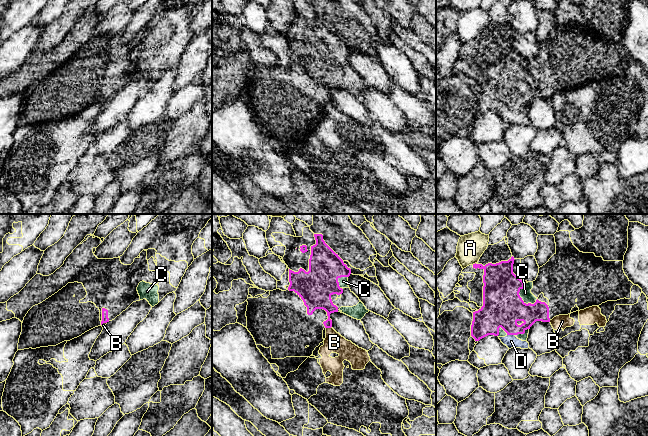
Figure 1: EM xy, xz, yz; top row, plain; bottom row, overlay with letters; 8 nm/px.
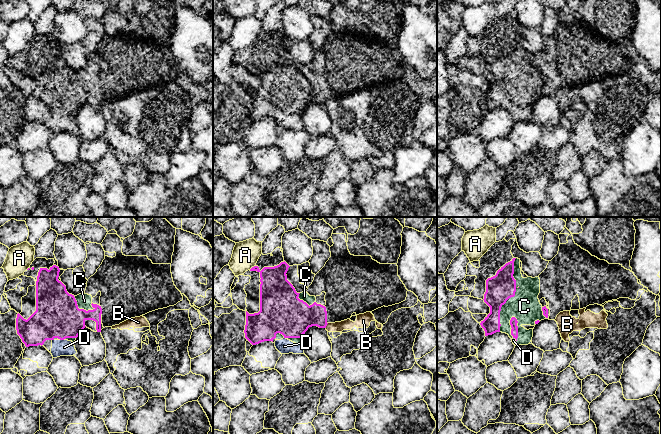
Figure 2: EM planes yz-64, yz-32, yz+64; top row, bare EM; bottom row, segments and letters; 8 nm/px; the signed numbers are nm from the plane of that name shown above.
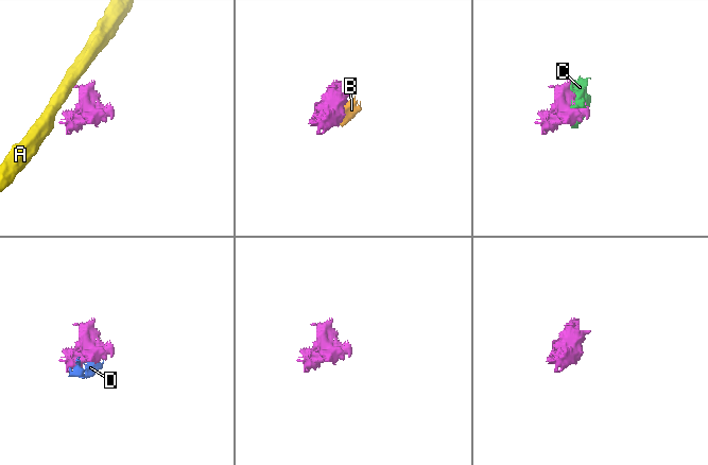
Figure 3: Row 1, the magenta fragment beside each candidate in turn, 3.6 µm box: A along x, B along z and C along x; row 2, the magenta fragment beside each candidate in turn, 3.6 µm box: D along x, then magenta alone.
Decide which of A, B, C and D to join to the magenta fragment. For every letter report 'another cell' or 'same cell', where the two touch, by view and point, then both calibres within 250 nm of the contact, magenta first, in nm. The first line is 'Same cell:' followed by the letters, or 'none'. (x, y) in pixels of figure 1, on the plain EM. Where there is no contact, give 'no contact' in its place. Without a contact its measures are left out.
Same cell: C, D
A: another cell | yz (473, 40) | 260/220 nm
B: another cell | xz (328, 103) | 180/160 nm
C: same cell | yz (520, 73) | 320/90 nm
D: same cell | yz (511, 110) | 320/110 nm

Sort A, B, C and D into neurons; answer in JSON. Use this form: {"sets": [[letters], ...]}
{"sets": [["A"], ["B"], ["C", "D"]]}

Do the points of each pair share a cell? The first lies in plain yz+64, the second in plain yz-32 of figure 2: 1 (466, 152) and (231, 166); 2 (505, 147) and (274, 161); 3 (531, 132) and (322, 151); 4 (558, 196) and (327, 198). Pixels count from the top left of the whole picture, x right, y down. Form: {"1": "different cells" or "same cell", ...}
{"1": "same cell", "2": "same cell", "3": "different cells", "4": "same cell"}

